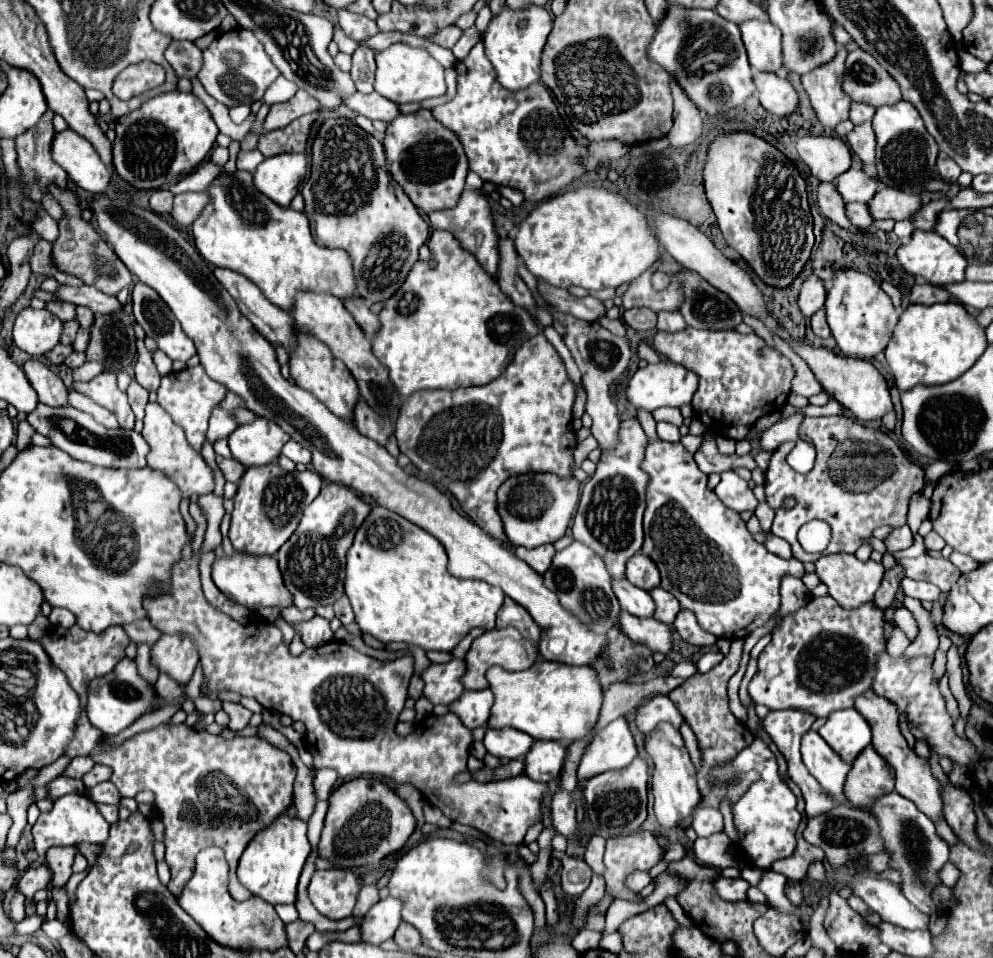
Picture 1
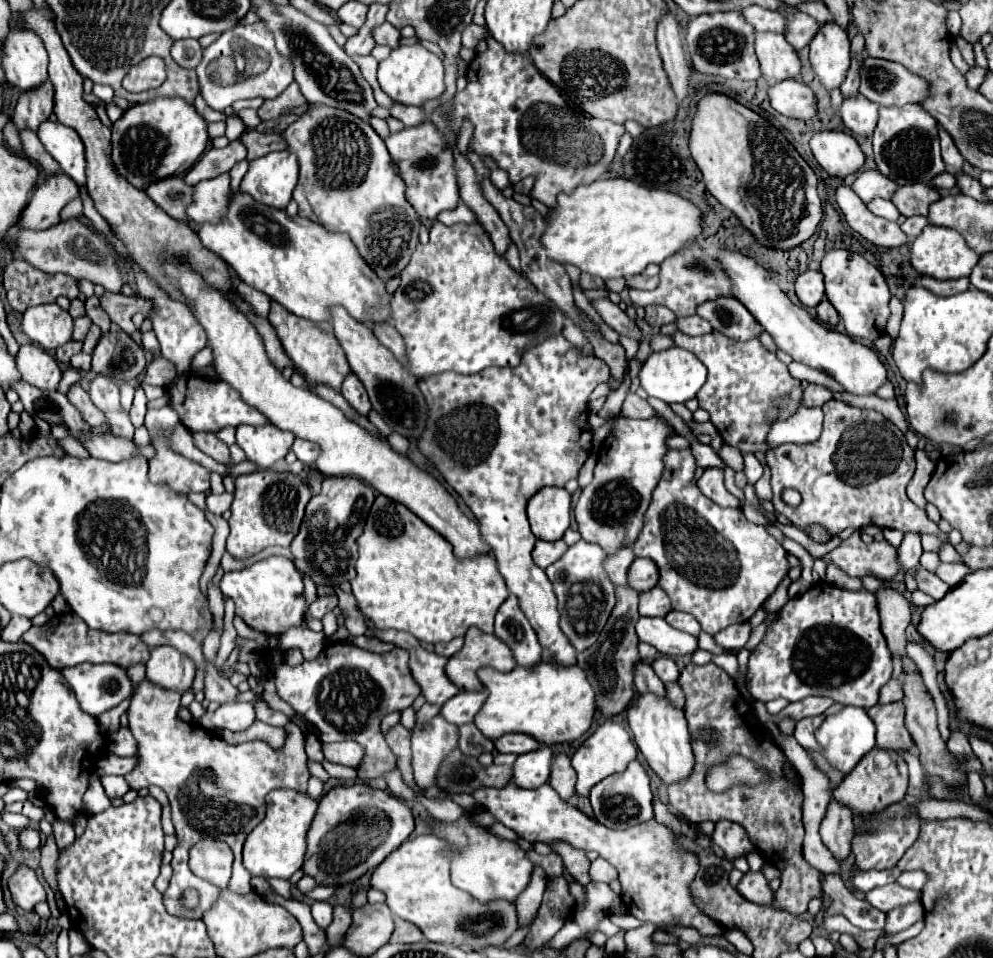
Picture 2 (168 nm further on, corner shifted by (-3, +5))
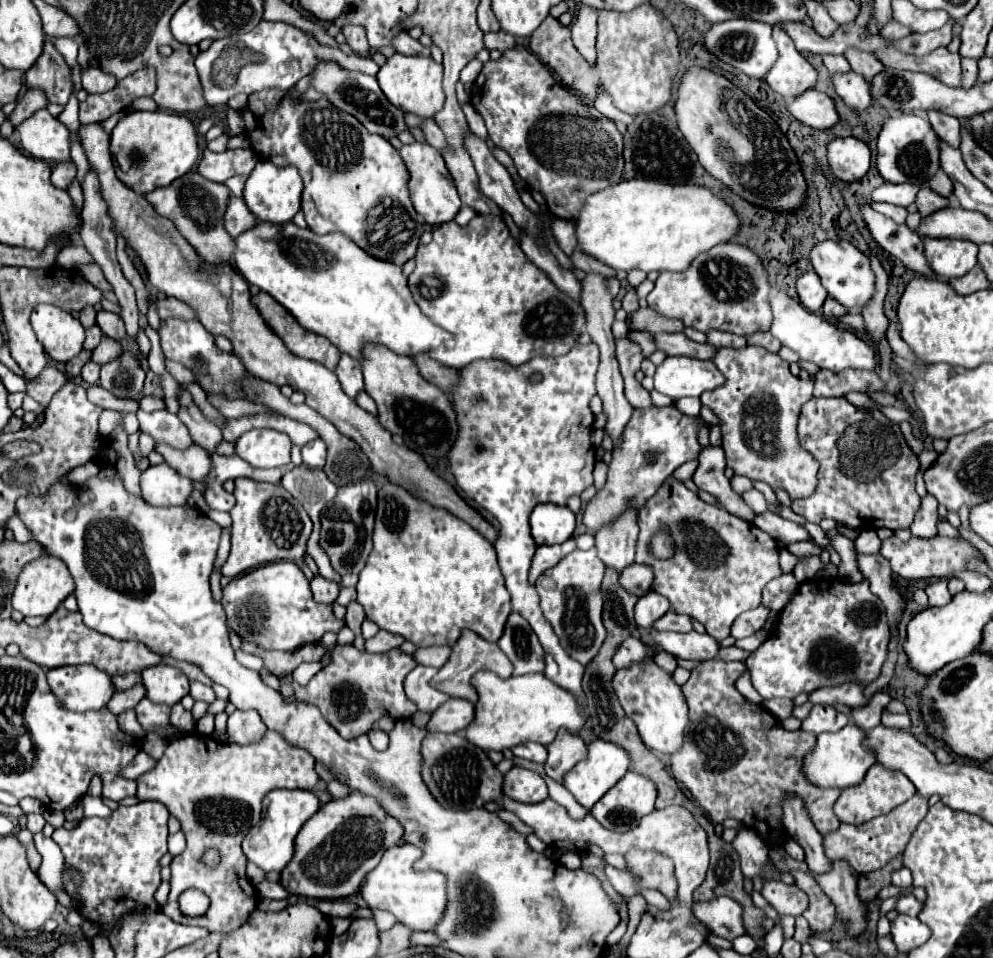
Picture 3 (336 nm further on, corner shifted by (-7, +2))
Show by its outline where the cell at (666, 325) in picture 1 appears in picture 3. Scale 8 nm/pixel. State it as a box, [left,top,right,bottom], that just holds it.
[707,331,747,347]

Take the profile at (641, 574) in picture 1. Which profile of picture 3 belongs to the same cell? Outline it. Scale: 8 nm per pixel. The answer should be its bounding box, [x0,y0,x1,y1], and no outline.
[619,563,655,597]

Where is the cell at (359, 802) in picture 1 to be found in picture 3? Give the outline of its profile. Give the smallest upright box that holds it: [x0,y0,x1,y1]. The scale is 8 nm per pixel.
[281,791,403,899]

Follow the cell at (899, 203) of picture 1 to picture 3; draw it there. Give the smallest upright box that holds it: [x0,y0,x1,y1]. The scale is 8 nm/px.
[915,187,949,217]

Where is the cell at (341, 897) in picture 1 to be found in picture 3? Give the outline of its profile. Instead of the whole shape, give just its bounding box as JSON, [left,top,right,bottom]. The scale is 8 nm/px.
[257,881,289,899]

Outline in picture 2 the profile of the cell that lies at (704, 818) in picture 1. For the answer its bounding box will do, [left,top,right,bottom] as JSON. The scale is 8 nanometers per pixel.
[711,820,755,860]

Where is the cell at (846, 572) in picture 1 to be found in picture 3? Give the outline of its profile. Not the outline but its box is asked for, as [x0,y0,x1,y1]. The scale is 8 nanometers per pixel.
[879,537,977,581]

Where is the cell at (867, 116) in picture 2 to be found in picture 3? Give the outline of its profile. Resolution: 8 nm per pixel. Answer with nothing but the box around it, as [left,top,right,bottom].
[833,71,871,113]

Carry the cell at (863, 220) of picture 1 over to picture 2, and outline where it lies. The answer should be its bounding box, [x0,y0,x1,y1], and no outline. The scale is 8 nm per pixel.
[867,198,899,220]

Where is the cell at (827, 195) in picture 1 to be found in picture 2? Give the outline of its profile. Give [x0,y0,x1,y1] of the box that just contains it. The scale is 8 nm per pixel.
[835,186,909,248]

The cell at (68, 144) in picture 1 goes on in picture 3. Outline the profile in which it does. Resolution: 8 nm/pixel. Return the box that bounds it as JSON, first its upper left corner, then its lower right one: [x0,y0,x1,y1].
[17,109,71,163]

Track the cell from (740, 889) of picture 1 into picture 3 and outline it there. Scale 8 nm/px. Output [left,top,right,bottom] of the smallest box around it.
[761,879,809,917]

